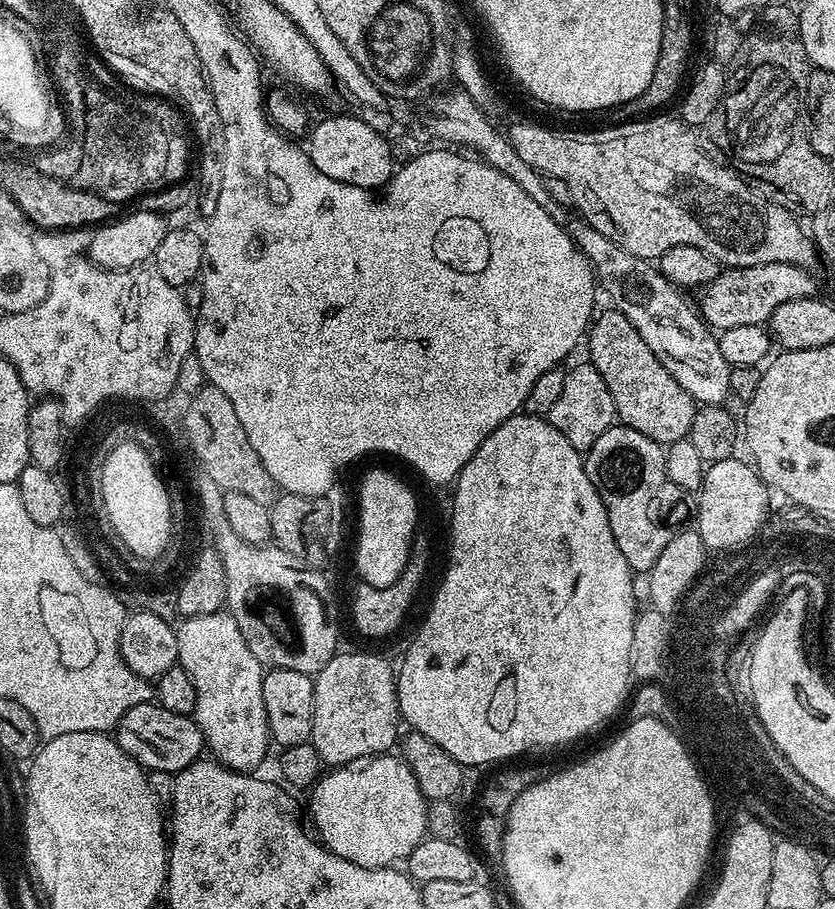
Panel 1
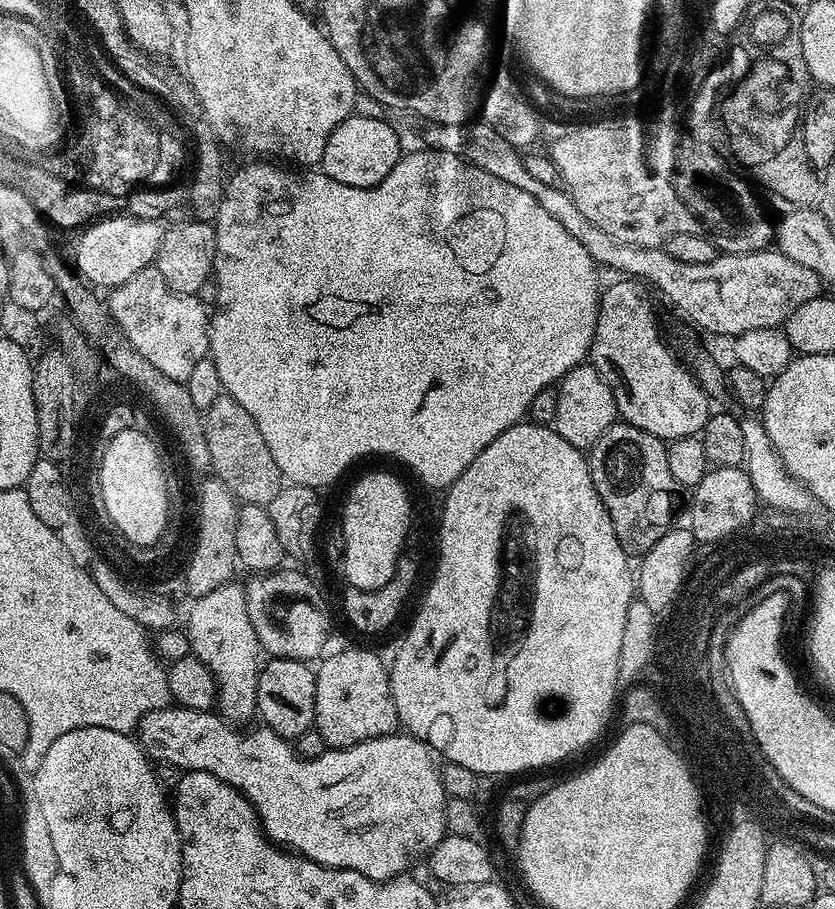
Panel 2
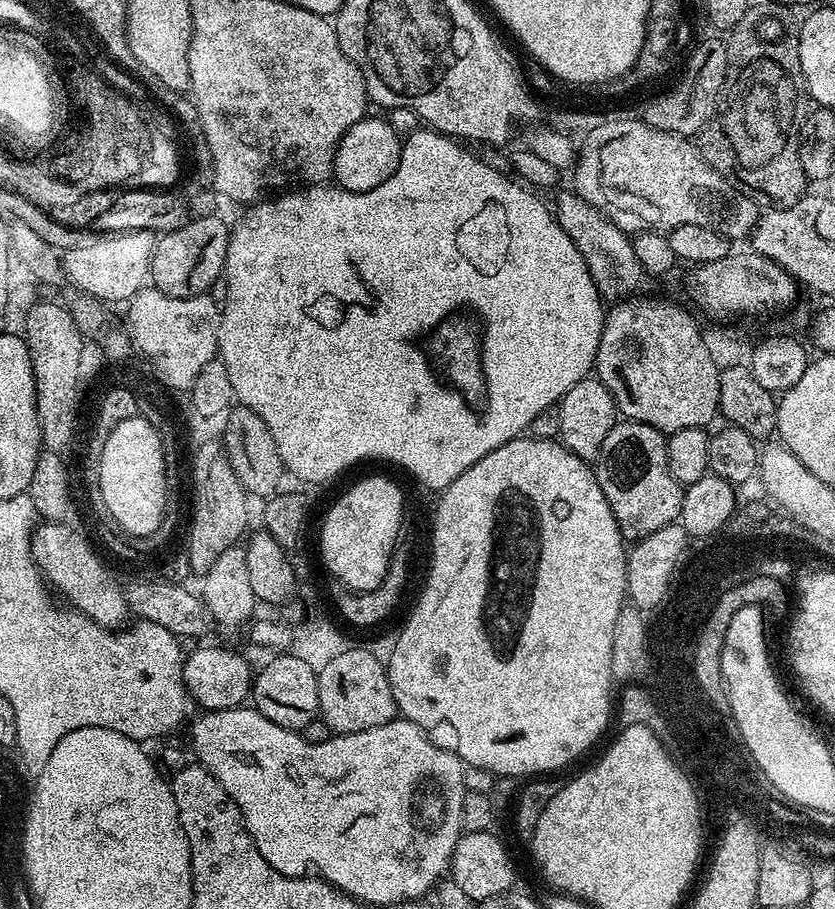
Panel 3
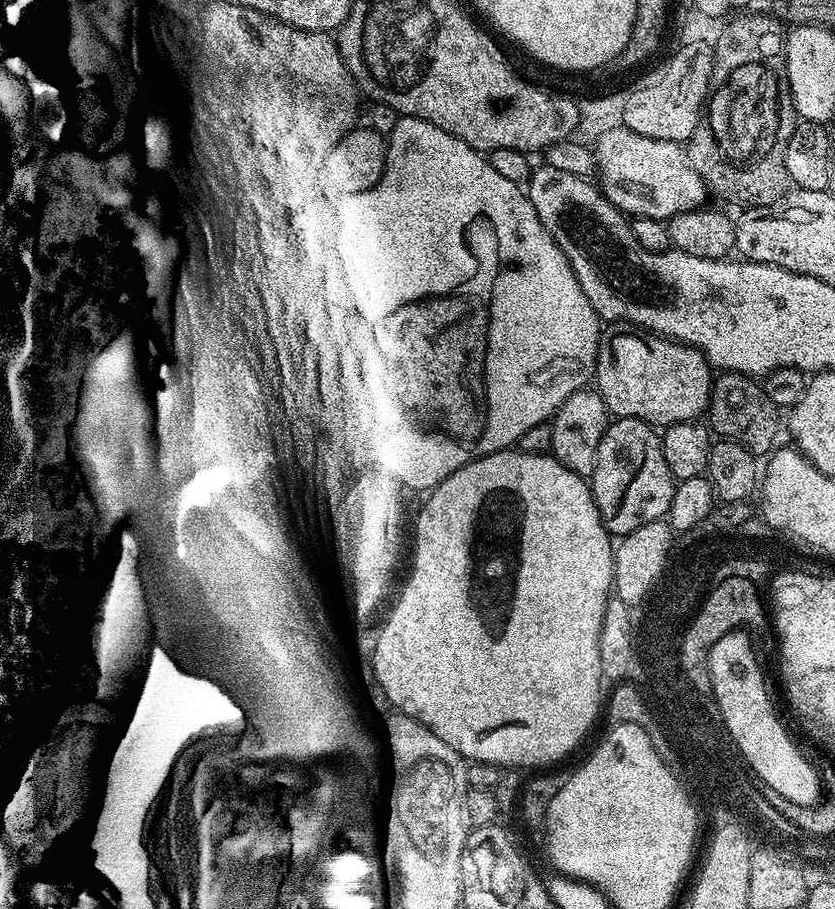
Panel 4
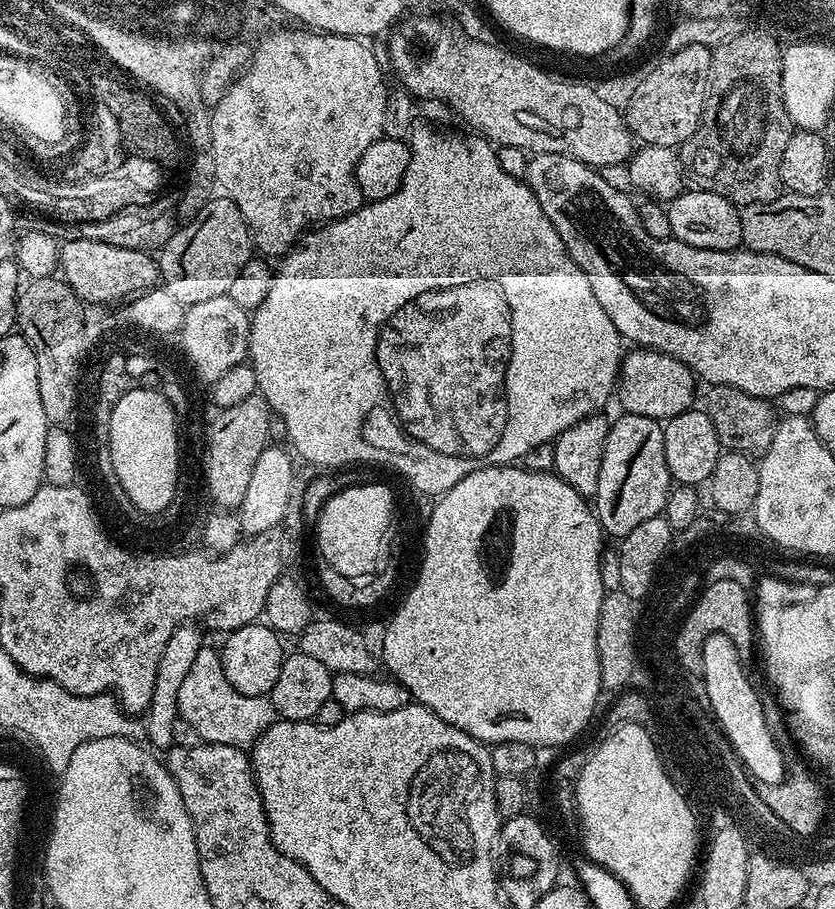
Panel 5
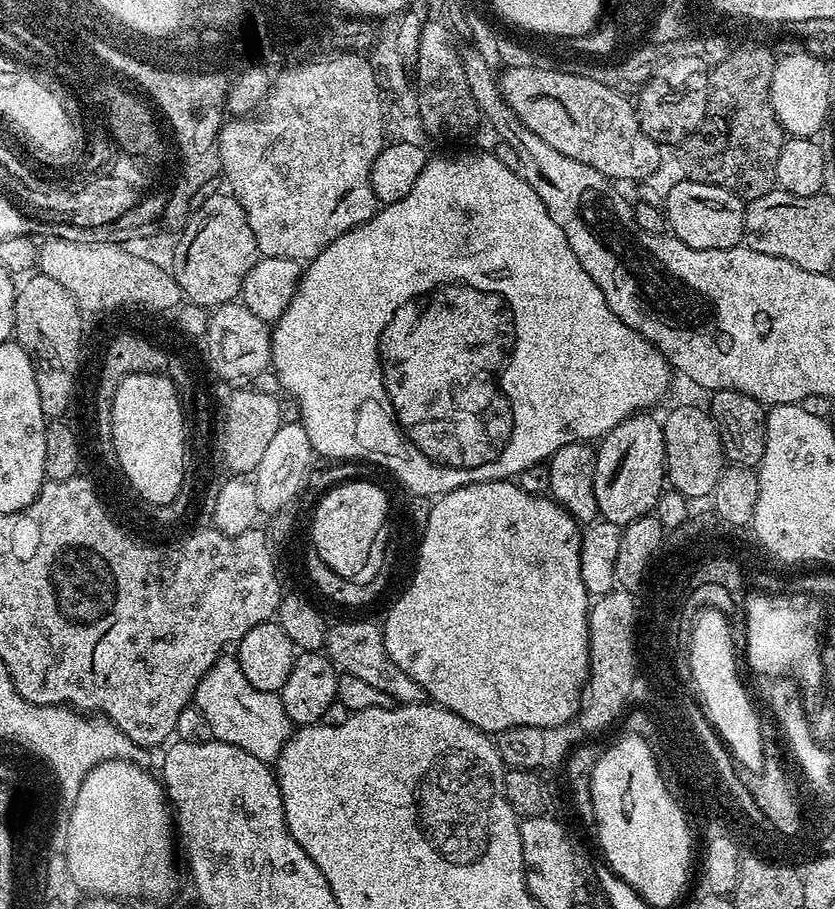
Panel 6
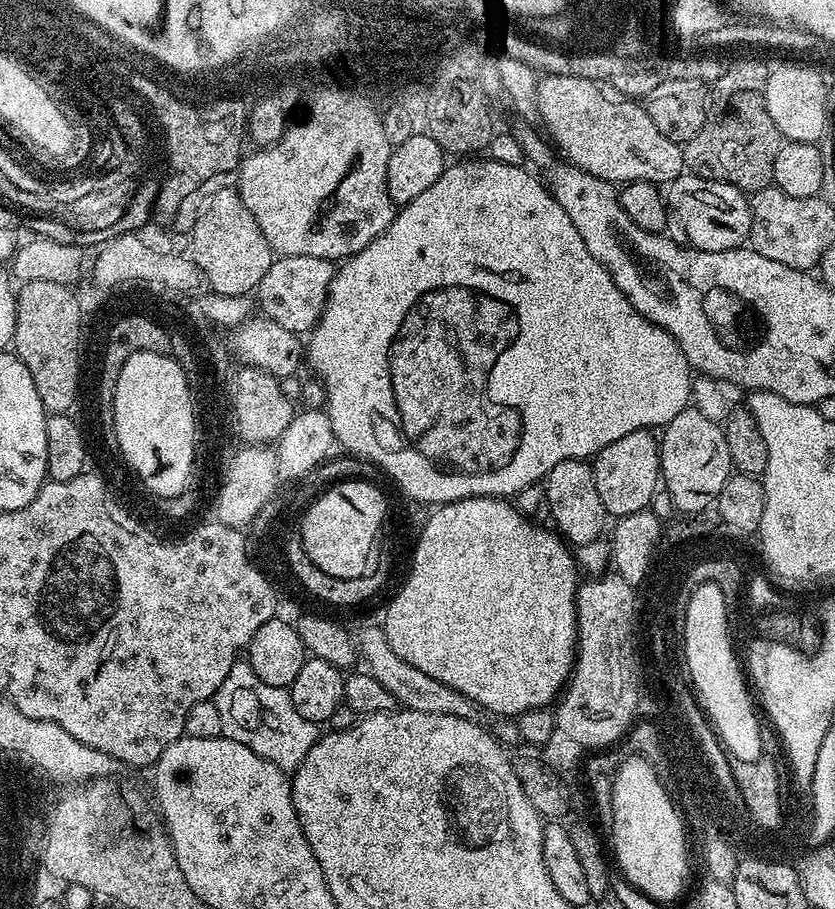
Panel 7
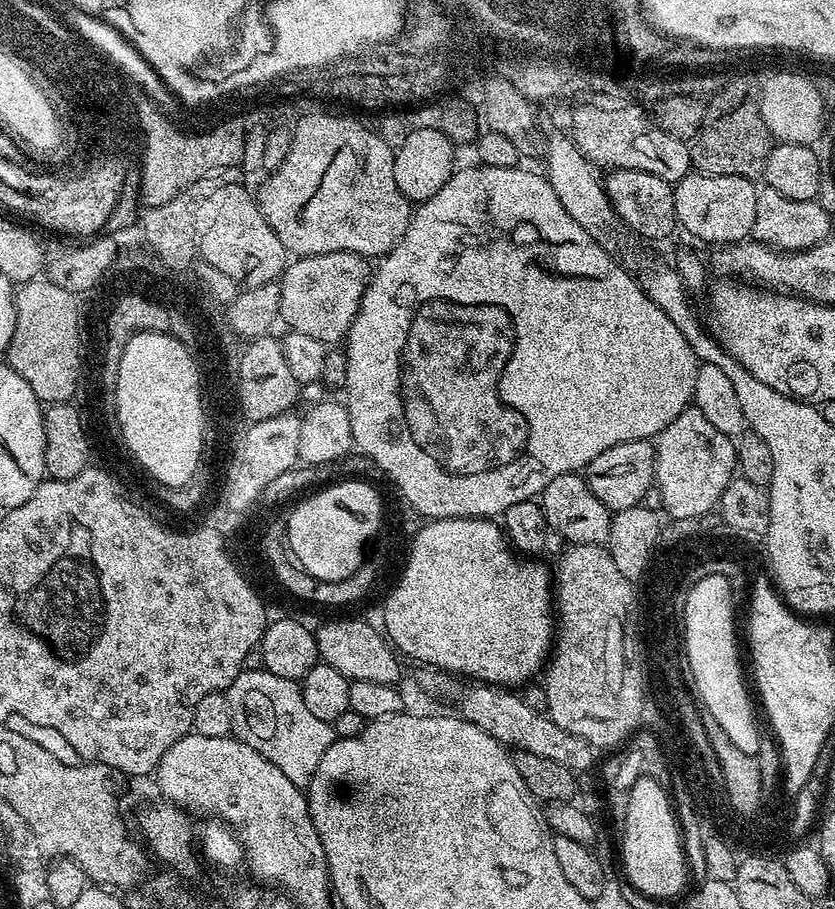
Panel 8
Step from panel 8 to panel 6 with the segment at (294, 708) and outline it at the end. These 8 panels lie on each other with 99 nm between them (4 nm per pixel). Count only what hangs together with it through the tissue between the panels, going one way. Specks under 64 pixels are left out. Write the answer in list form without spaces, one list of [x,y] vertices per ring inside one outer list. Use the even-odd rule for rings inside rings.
[[[221,654],[210,666],[210,670],[198,682],[194,707],[210,724],[215,739],[238,746],[246,754],[265,762],[275,762],[284,748],[285,742],[294,731],[292,720],[286,714],[279,695],[266,690],[258,690],[246,682],[235,655]]]

